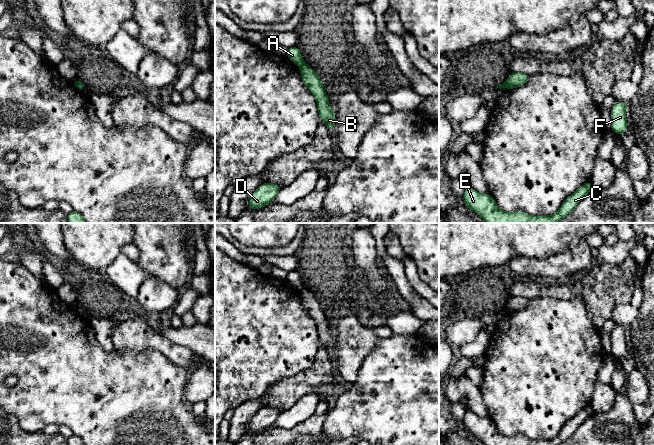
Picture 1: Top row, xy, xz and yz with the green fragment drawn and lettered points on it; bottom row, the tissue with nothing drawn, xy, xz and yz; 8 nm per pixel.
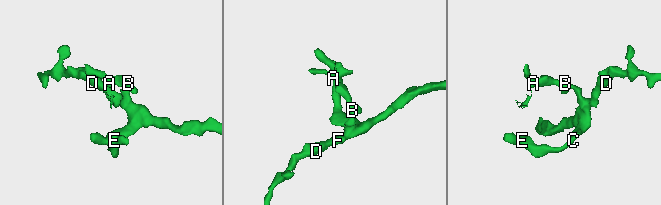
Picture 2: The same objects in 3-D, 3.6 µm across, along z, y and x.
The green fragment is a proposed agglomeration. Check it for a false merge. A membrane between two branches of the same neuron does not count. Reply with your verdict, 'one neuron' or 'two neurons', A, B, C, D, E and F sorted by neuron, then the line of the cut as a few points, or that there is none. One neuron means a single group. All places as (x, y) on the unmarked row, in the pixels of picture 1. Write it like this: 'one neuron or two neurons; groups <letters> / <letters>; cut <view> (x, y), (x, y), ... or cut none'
two neurons; groups A / B C D E F; cut xz (304, 288), (300, 291)

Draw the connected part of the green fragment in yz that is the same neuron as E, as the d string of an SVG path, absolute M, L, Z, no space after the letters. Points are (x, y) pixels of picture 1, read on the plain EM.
M589 404L572 417L560 433L550 440L531 440L523 435L510 437L501 435L490 418L478 417L470 410L467 410L464 415L463 425L485 445L560 445L571 437L592 413L592 407Z

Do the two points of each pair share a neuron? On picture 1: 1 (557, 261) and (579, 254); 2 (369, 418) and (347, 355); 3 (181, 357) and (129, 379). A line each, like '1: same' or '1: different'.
1: same
2: different
3: different

